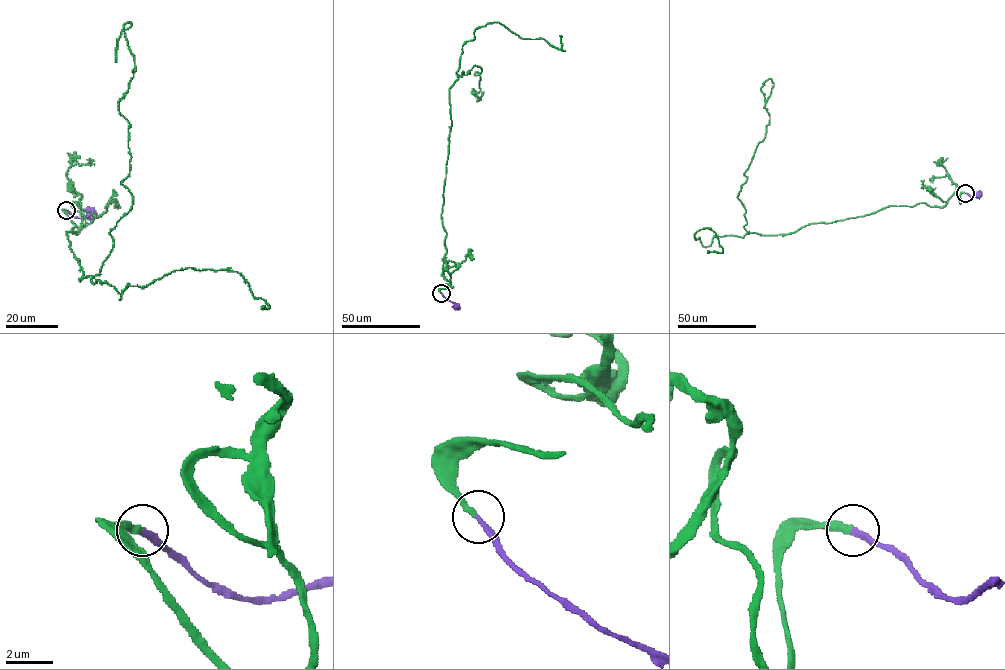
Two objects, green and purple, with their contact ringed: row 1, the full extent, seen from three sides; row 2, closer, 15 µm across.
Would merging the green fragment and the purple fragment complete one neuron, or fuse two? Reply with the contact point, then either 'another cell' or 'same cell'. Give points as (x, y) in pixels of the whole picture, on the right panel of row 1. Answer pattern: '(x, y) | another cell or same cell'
(965, 193) | same cell

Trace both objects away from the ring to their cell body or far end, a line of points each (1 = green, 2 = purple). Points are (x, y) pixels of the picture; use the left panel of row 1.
1: (66, 210), (94, 277), (133, 203), (130, 23), (117, 62)
2: (66, 210), (77, 218), (90, 212)

